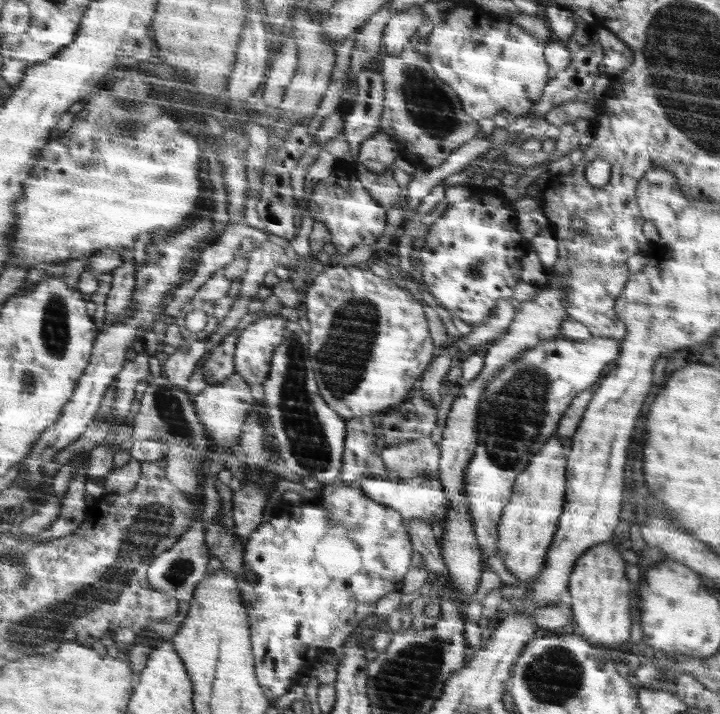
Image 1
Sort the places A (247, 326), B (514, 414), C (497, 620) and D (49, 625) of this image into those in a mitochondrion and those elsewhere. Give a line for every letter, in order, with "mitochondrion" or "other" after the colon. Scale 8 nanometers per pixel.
A: other
B: mitochondrion
C: other
D: mitochondrion

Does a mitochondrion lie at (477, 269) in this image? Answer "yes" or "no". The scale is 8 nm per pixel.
yes

